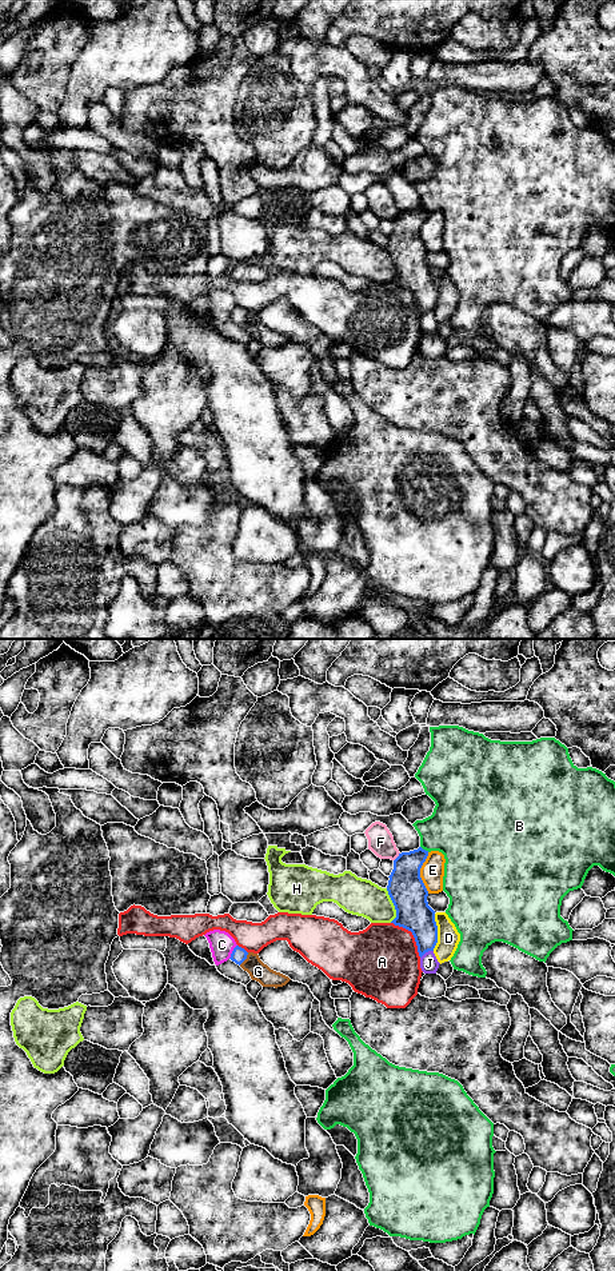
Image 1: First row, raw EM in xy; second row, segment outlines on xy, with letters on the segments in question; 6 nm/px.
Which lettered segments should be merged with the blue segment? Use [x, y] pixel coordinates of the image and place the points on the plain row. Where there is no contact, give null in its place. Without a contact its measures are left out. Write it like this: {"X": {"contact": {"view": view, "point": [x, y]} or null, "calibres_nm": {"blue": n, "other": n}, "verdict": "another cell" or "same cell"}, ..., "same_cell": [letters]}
{"A": {"contact": {"view": "xy", "point": [412, 294]}, "calibres_nm": {"blue": 220, "other": 460}, "verdict": "another cell"}, "B": {"contact": {"view": "xy", "point": [424, 210]}, "calibres_nm": {"blue": 200, "other": 380}, "verdict": "another cell"}, "C": {"contact": {"view": "xy", "point": [232, 311]}, "calibres_nm": {"blue": 90, "other": 150}, "verdict": "another cell"}, "D": {"contact": {"view": "xy", "point": [436, 292]}, "calibres_nm": {"blue": 200, "other": 140}, "verdict": "another cell"}, "E": {"contact": {"view": "xy", "point": [419, 232]}, "calibres_nm": {"blue": 220, "other": 140}, "verdict": "another cell"}, "F": {"contact": {"view": "xy", "point": [398, 216]}, "calibres_nm": {"blue": 220, "other": 160}, "verdict": "another cell"}, "G": {"contact": {"view": "xy", "point": [244, 319]}, "calibres_nm": {"blue": 90, "other": 120}, "verdict": "same cell"}, "H": {"contact": {"view": "xy", "point": [394, 264]}, "calibres_nm": {"blue": 220, "other": 220}, "verdict": "another cell"}, "J": {"contact": {"view": "xy", "point": [426, 311]}, "calibres_nm": {"blue": 200, "other": 110}, "verdict": "another cell"}, "same_cell": ["G"]}

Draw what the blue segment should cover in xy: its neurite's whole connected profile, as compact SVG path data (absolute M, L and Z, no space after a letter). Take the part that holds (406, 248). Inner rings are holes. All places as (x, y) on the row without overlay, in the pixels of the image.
M422 207L399 213L387 245L396 269L396 277L391 283L412 292L420 317L434 311L438 303L435 271L428 265L428 251L420 237L427 216L428 211Z

